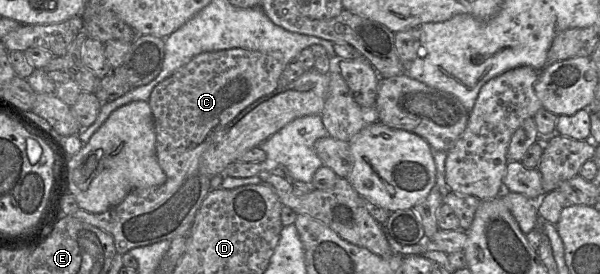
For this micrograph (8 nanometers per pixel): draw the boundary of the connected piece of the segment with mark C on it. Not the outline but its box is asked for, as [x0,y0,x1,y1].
[67,48,288,255]

